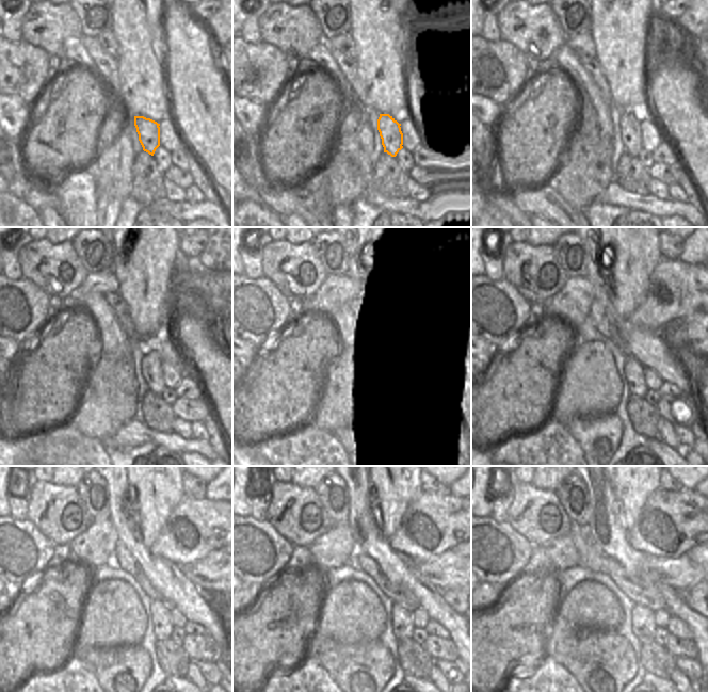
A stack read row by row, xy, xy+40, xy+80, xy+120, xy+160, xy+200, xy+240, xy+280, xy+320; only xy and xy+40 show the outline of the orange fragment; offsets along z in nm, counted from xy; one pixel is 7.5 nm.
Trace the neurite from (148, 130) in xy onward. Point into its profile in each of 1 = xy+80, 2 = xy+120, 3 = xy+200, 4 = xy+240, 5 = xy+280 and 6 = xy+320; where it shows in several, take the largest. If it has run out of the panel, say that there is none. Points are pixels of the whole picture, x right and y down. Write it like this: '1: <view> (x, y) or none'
1: xy+80 (630, 129)
2: xy+120 (153, 367)
3: xy+200 (634, 374)
4: xy+240 (161, 617)
5: xy+280 (403, 625)
6: xy+320 (643, 621)

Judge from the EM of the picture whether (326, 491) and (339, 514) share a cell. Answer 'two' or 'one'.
one

